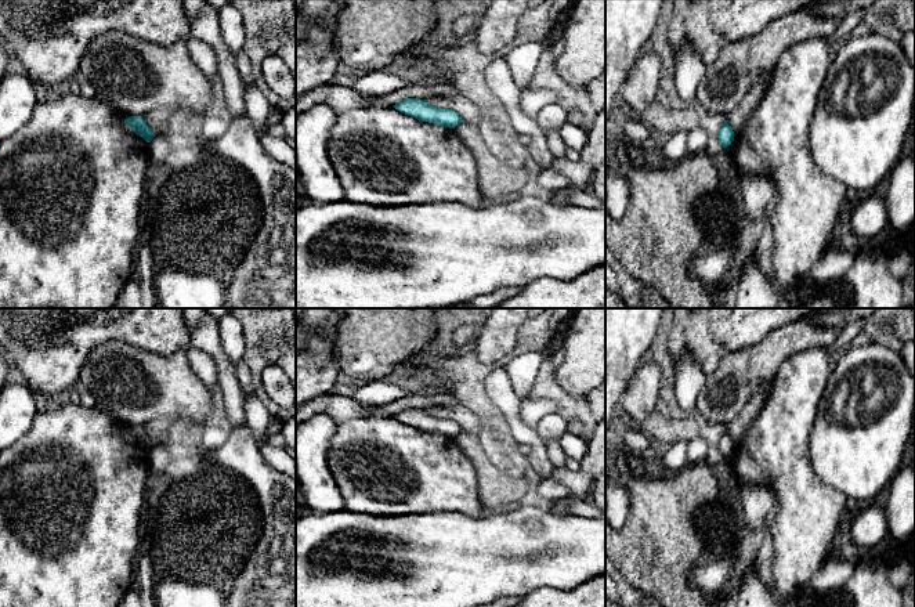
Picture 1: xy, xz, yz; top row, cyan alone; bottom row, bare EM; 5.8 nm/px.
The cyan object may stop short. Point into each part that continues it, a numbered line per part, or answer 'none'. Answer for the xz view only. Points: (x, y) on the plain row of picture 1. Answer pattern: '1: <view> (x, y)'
none

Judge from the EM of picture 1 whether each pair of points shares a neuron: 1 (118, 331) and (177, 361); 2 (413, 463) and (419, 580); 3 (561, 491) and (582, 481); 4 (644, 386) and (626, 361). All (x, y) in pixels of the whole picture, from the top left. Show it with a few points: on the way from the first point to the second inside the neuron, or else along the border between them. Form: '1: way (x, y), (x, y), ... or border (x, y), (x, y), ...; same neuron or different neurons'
1: border (134, 347), (155, 354), (185, 350); different neurons
2: border (449, 512), (411, 512), (384, 516); different neurons
3: border (550, 477), (560, 481), (568, 491), (559, 501); different neurons
4: border (640, 362), (619, 400); different neurons

